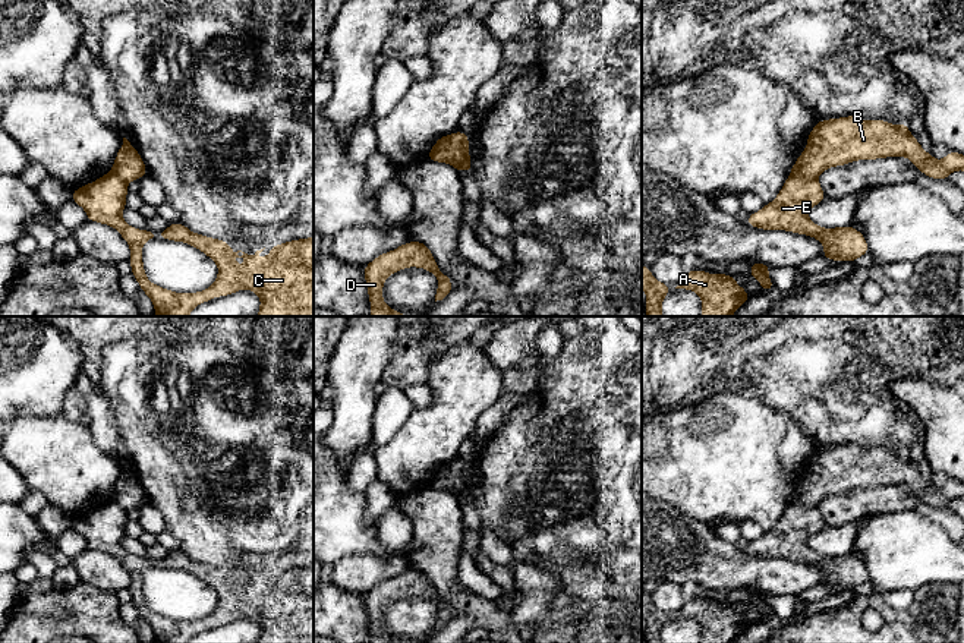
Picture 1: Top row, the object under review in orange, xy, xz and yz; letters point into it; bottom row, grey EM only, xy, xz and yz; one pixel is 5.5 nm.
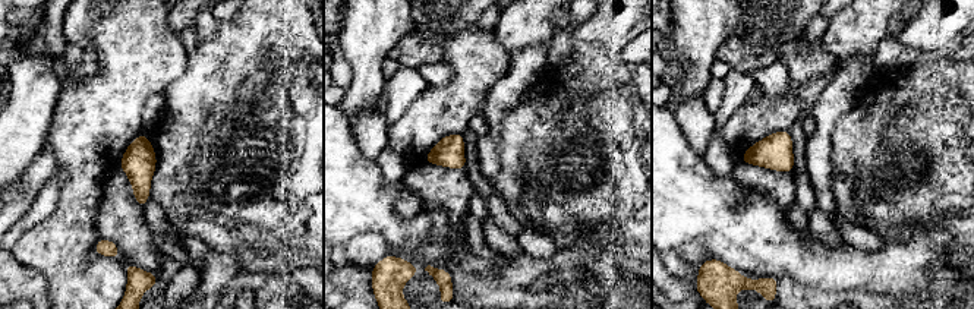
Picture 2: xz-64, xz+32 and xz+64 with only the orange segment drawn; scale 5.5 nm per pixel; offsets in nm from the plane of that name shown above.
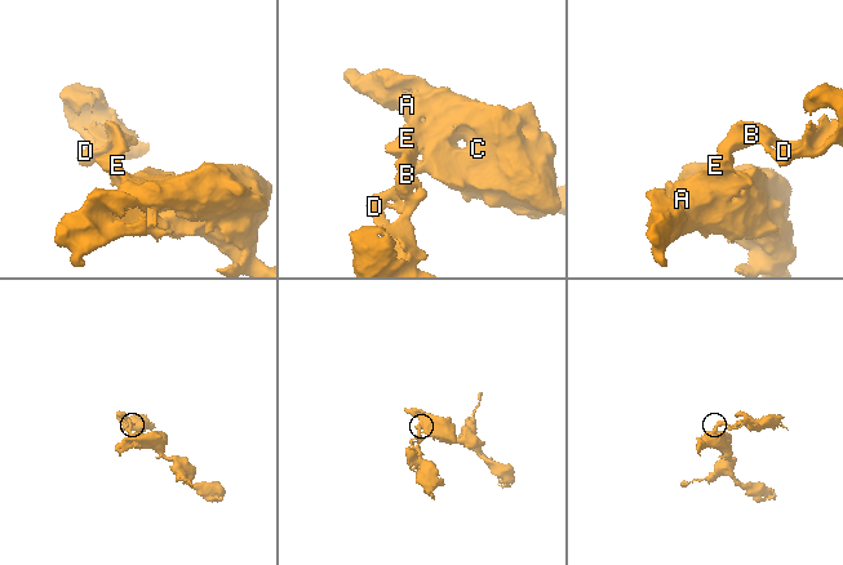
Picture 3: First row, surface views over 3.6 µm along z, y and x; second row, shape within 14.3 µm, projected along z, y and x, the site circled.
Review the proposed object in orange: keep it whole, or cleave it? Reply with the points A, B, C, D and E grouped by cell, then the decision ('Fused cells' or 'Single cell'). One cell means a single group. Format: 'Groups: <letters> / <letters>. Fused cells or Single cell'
Groups: A C E / B D. Fused cells

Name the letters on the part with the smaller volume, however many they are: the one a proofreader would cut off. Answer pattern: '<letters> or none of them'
B, D

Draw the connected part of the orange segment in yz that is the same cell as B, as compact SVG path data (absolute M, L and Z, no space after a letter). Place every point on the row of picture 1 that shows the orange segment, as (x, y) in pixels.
M845 116L815 123L790 176L817 179L831 167L888 157L907 157L924 176L938 180L946 180L952 171L964 171L963 154L949 151L943 160L935 160L905 123L892 124L882 119L864 122Z

